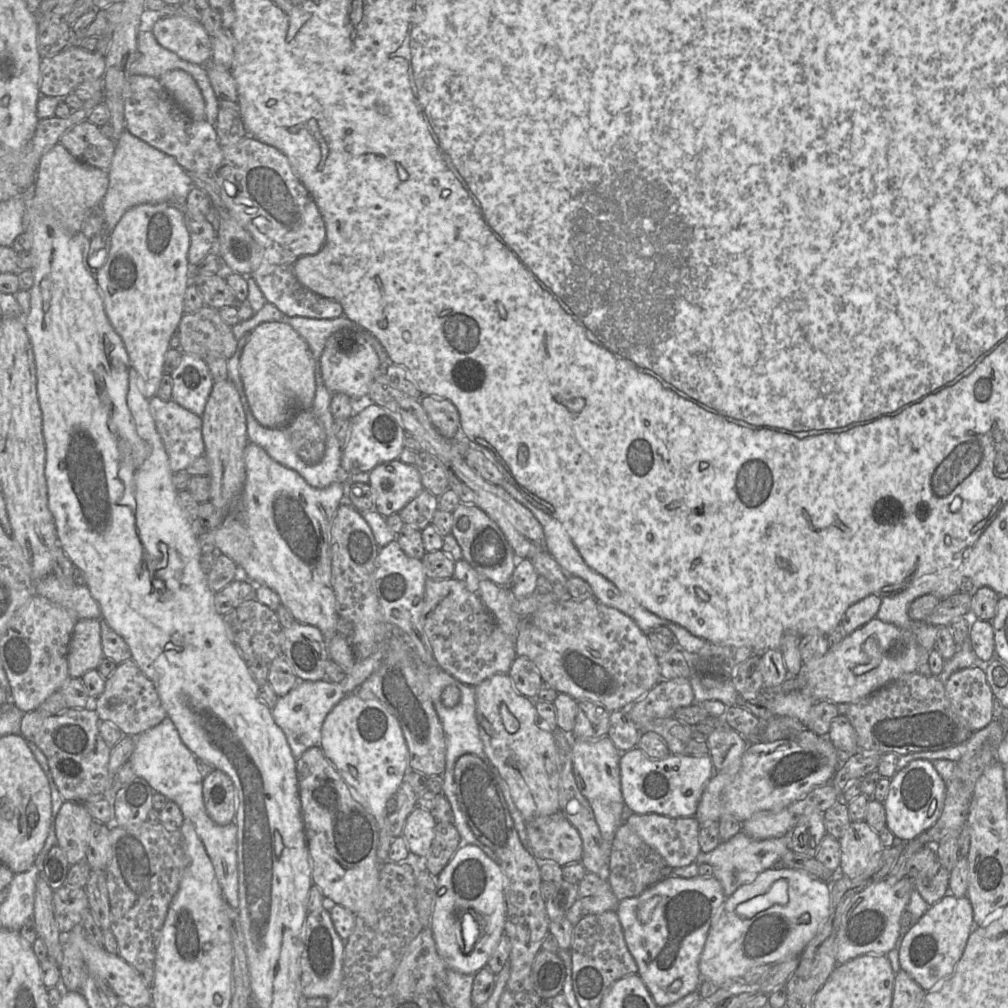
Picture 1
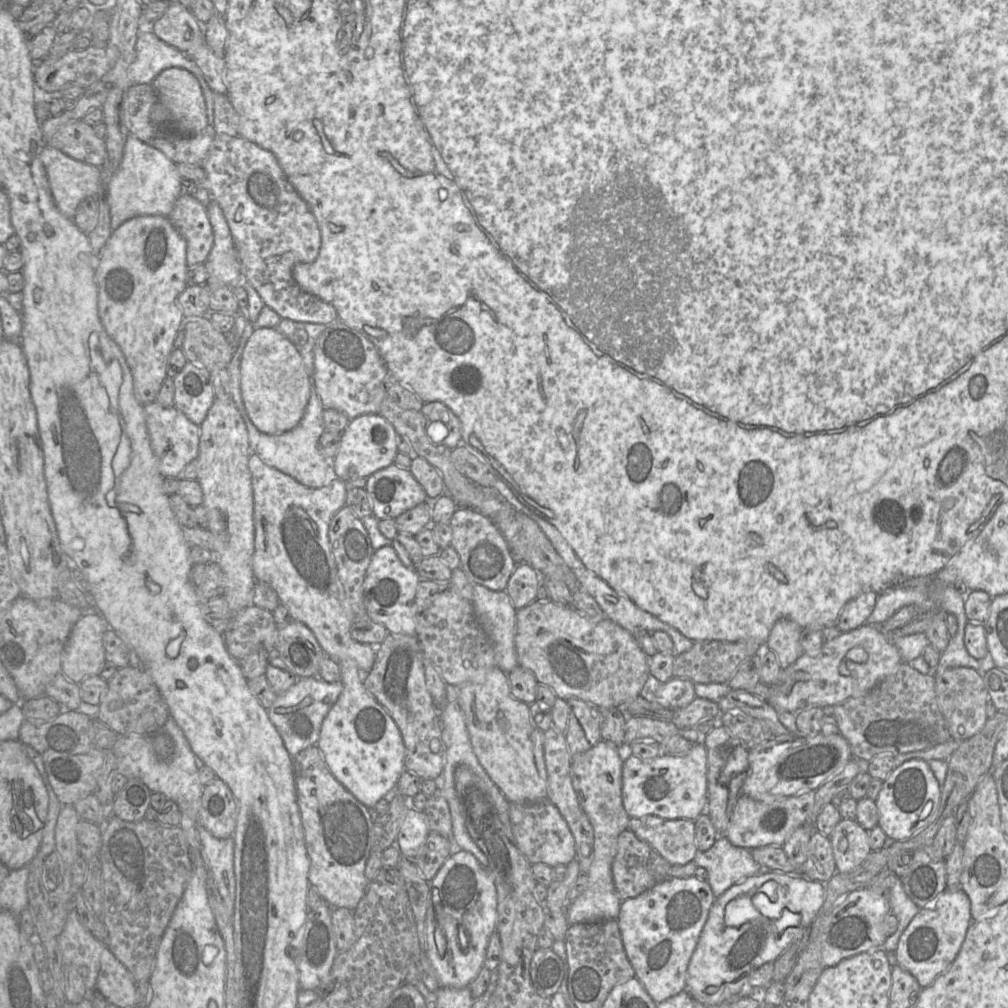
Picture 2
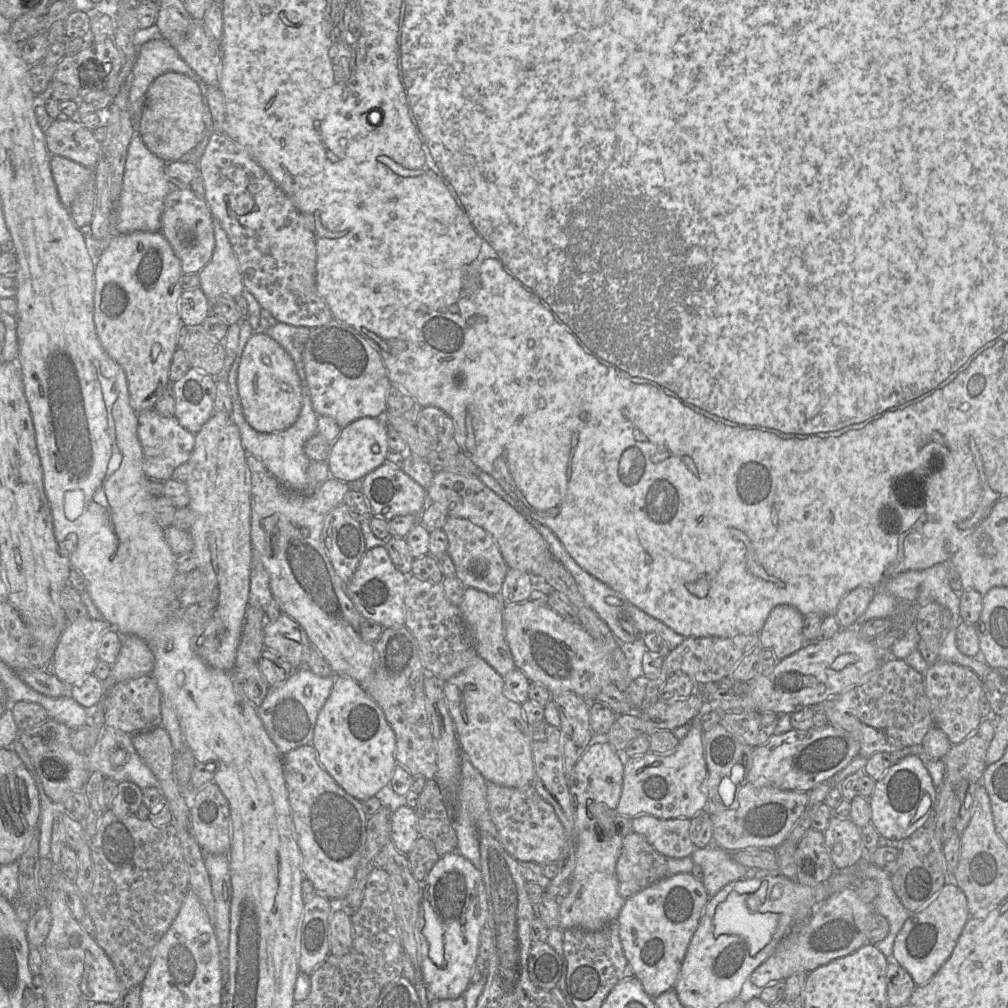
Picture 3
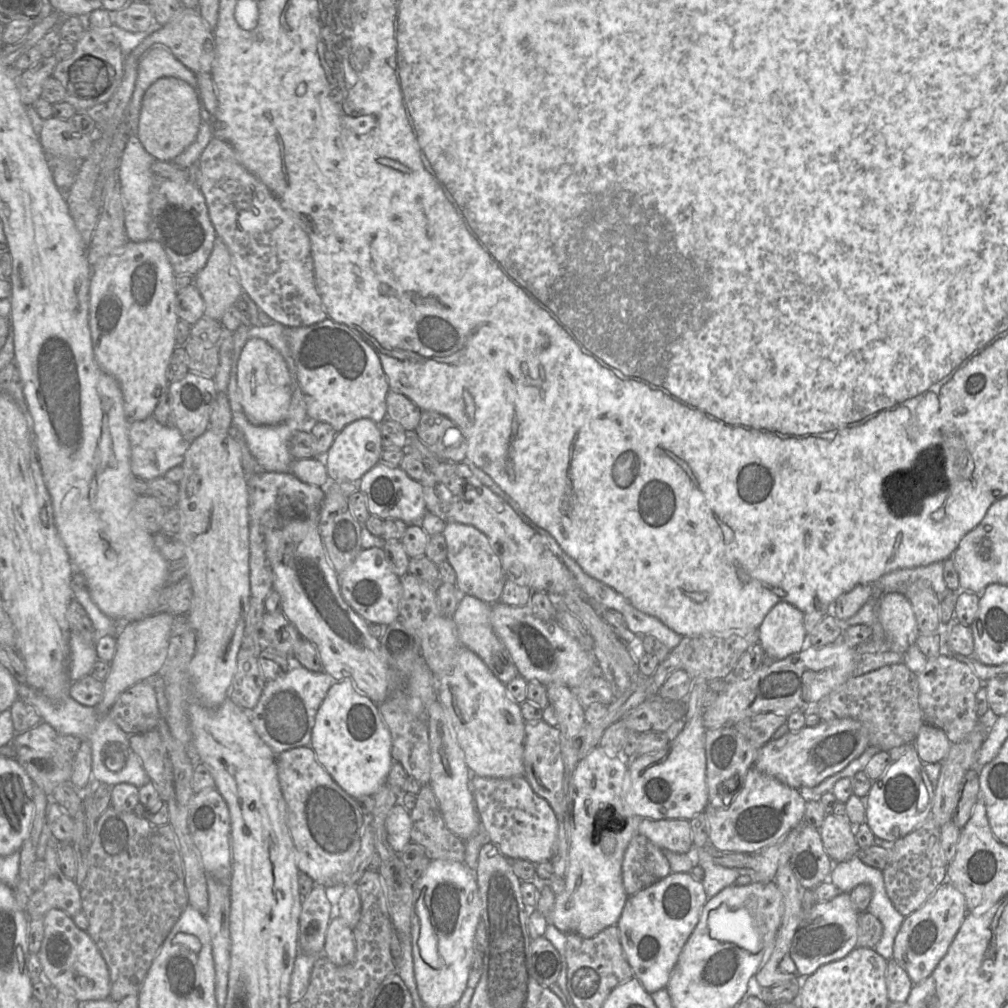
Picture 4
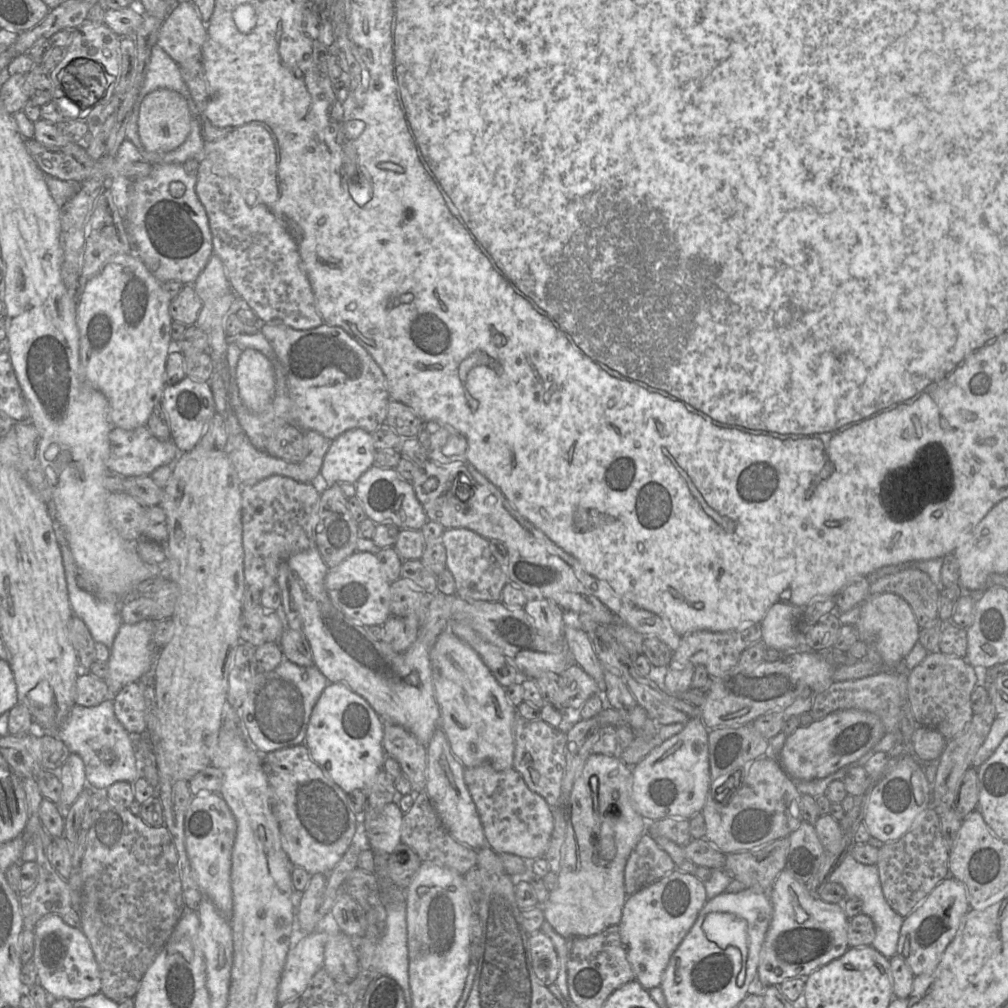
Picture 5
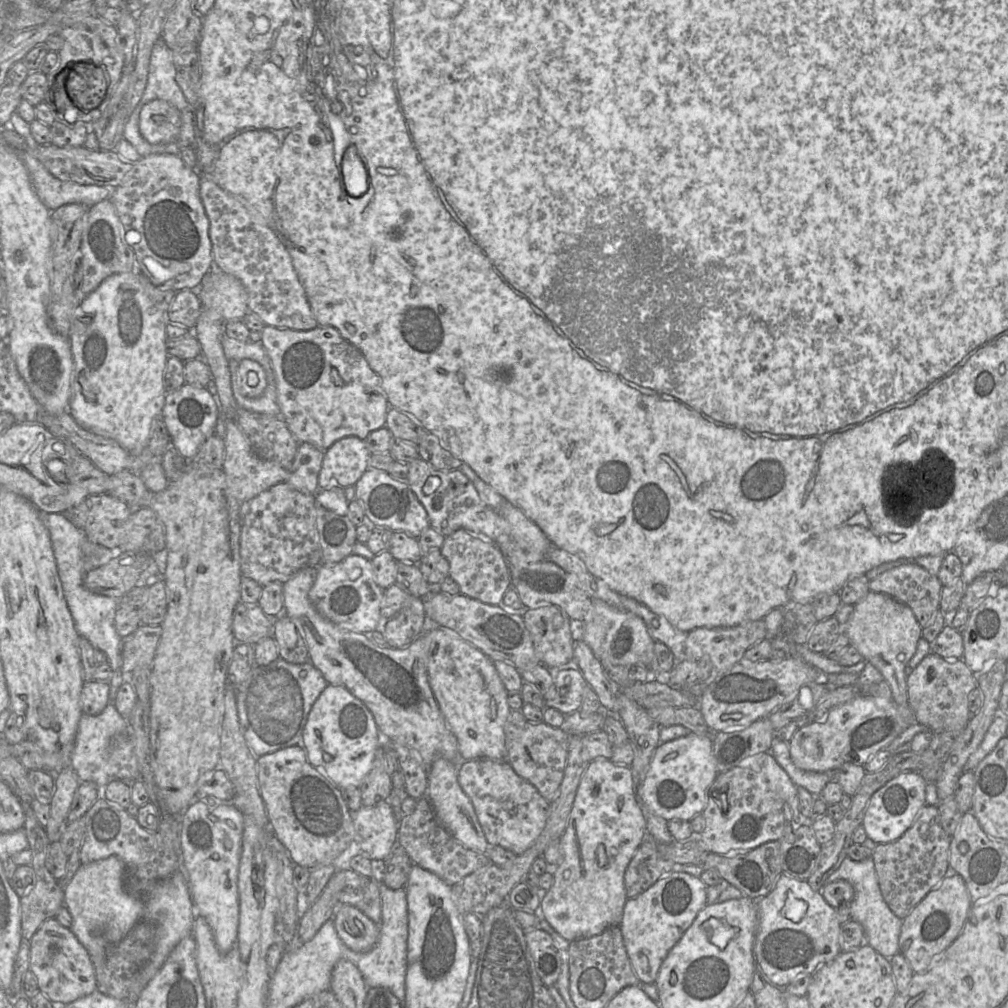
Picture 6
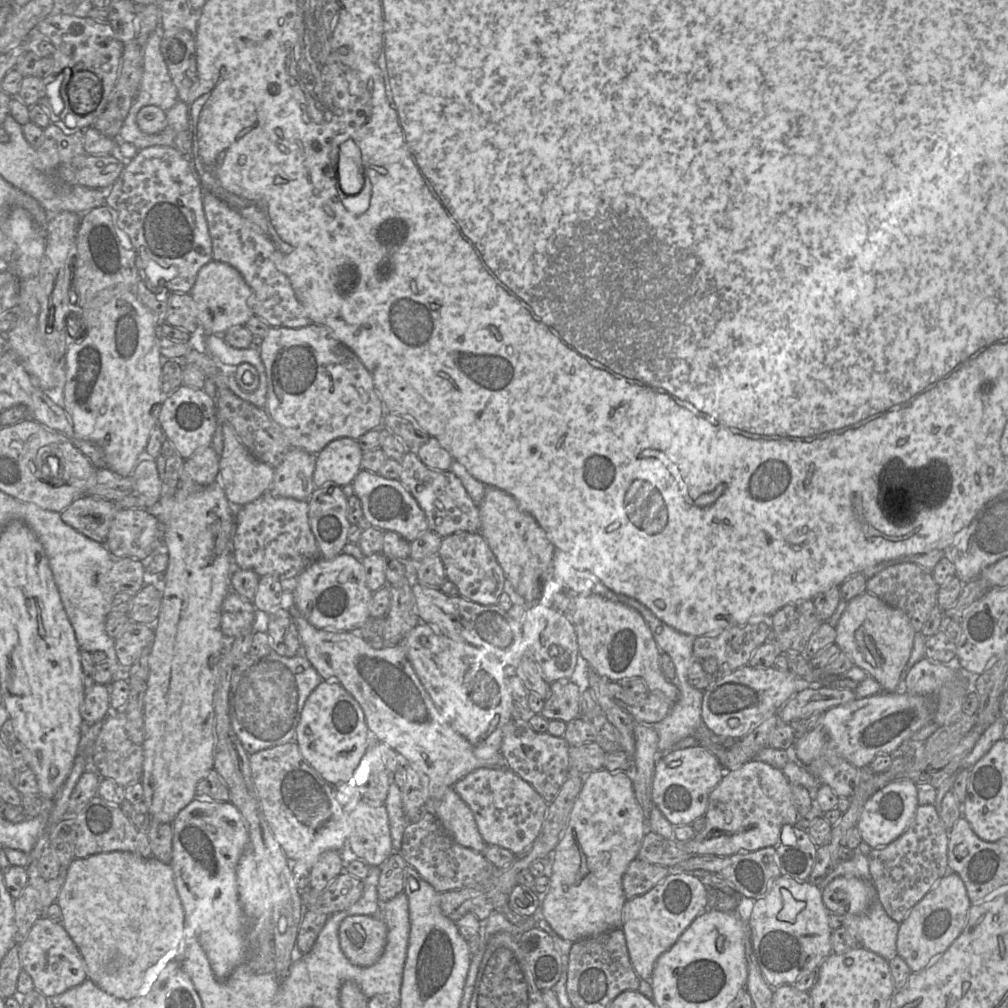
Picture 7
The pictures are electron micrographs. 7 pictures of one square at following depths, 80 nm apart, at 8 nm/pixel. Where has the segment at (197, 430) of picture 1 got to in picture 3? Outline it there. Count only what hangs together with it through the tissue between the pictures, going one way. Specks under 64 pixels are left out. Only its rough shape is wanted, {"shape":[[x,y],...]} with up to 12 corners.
{"shape":[[154,408],[138,414],[142,469],[165,481],[195,434]]}

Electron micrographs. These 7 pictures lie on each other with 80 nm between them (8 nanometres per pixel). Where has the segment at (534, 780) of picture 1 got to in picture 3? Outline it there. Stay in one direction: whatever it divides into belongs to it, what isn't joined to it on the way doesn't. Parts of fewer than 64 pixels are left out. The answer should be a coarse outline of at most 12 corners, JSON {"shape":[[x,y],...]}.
{"shape":[[476,657],[444,683],[460,749],[484,779],[532,786],[532,726]]}

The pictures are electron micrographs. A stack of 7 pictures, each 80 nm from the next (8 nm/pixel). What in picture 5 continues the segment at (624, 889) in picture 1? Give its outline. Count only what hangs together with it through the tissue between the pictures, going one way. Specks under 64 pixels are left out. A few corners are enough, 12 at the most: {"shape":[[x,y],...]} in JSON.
{"shape":[[644,833],[626,863],[627,896],[675,869],[670,855]]}

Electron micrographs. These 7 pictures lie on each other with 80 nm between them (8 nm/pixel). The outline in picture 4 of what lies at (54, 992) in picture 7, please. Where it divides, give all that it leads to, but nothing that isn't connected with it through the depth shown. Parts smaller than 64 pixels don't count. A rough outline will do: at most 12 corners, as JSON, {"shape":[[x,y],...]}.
{"shape":[[49,910],[37,955],[44,980],[79,1002],[108,999],[90,935]]}

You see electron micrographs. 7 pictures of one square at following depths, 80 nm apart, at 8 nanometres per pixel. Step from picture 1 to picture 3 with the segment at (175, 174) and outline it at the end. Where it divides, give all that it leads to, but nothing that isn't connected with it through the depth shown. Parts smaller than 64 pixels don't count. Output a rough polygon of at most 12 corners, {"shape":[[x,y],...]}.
{"shape":[[134,134],[117,202],[118,234],[160,231],[166,162]]}

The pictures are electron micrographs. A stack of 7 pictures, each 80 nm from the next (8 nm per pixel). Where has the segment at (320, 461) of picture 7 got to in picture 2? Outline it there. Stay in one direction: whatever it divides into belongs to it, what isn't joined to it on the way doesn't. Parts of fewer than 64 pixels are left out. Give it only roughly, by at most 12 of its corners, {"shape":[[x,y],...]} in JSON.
{"shape":[[381,414],[349,421],[333,459],[344,482],[394,463],[397,432]]}

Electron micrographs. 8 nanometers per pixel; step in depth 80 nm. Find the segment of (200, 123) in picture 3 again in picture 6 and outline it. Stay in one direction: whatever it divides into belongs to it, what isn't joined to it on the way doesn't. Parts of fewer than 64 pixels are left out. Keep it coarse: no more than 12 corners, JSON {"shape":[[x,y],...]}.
{"shape":[[165,100],[143,106],[139,130],[150,144],[174,141],[181,111]]}

